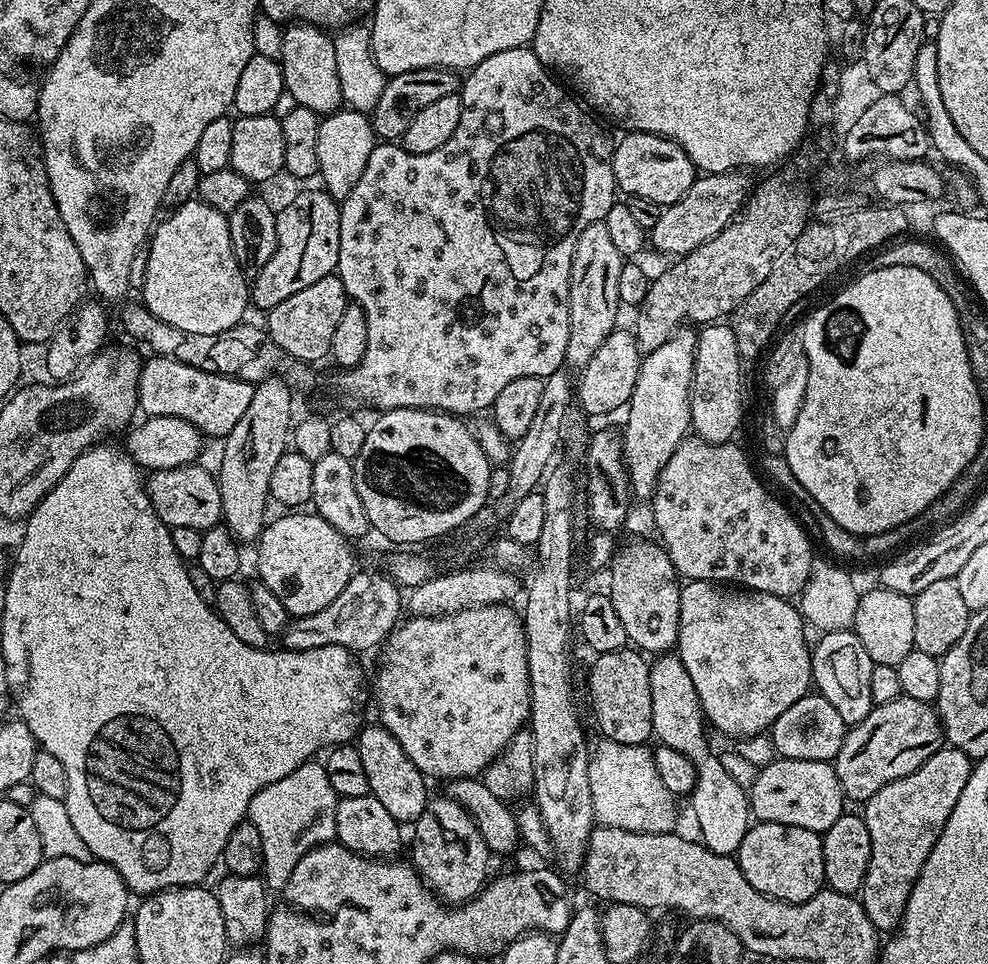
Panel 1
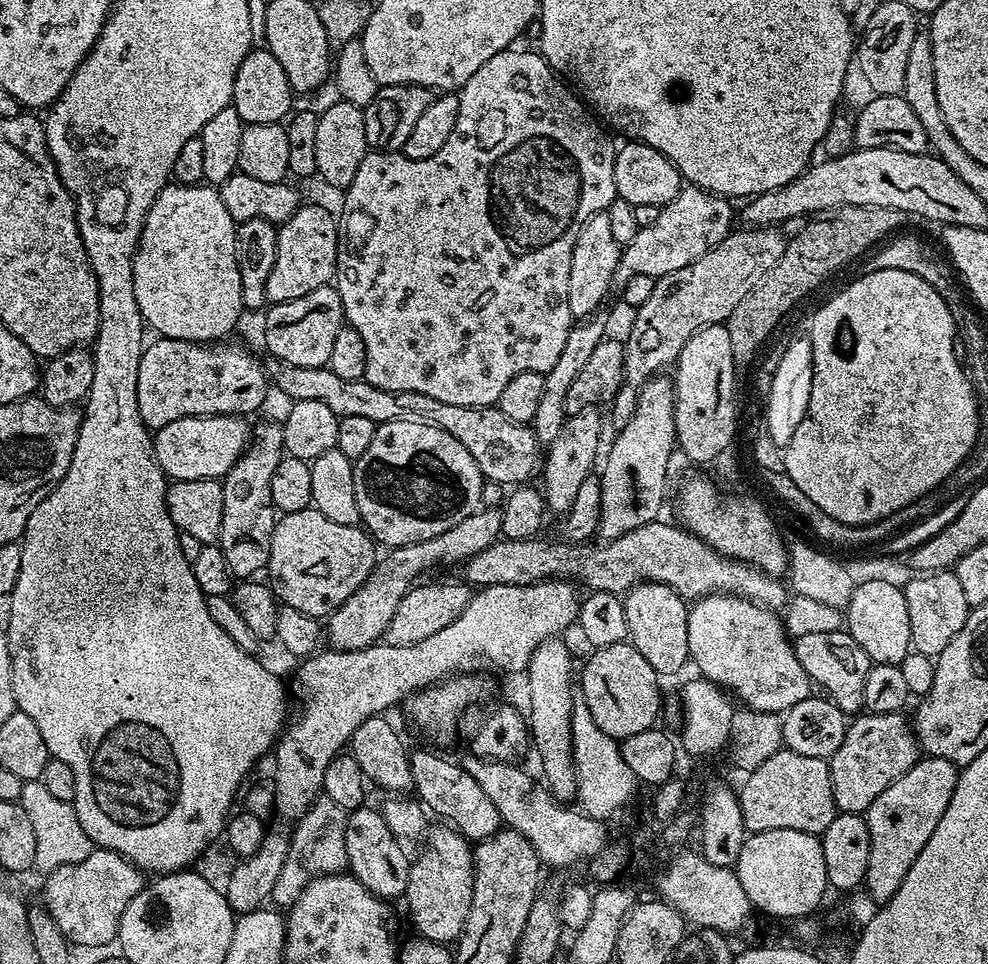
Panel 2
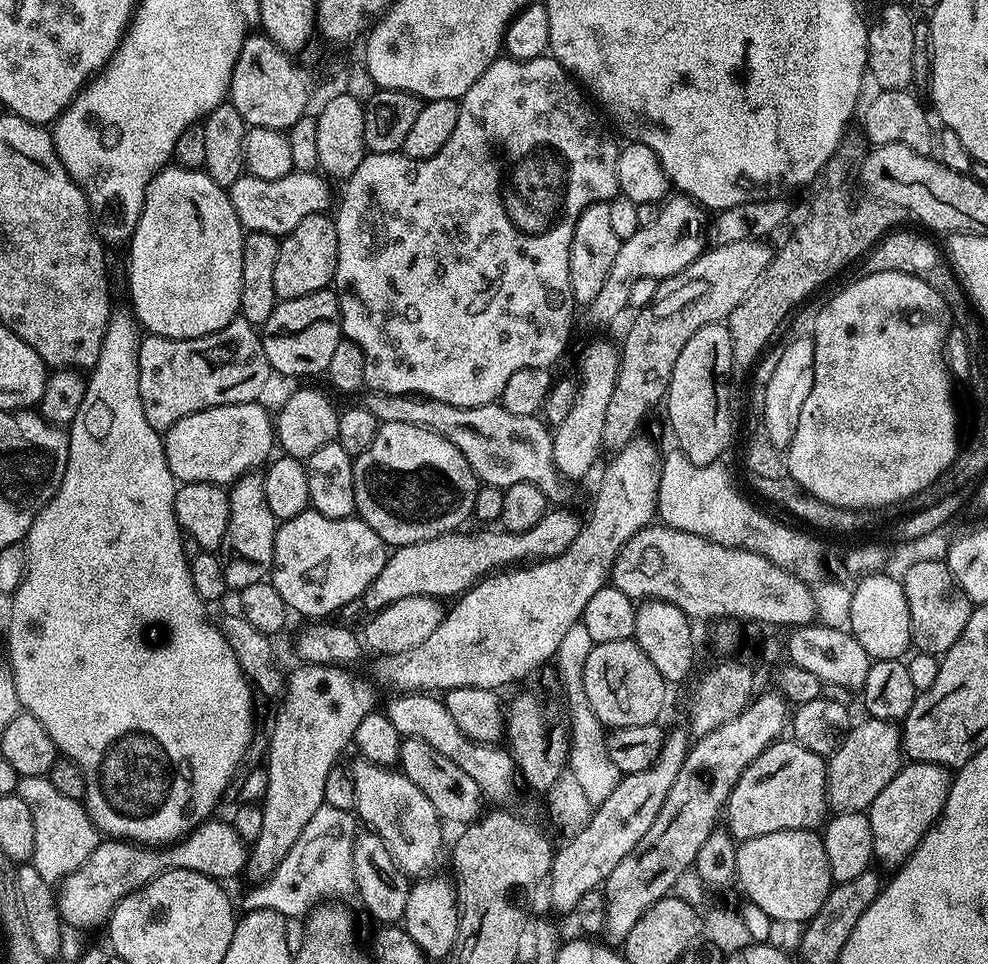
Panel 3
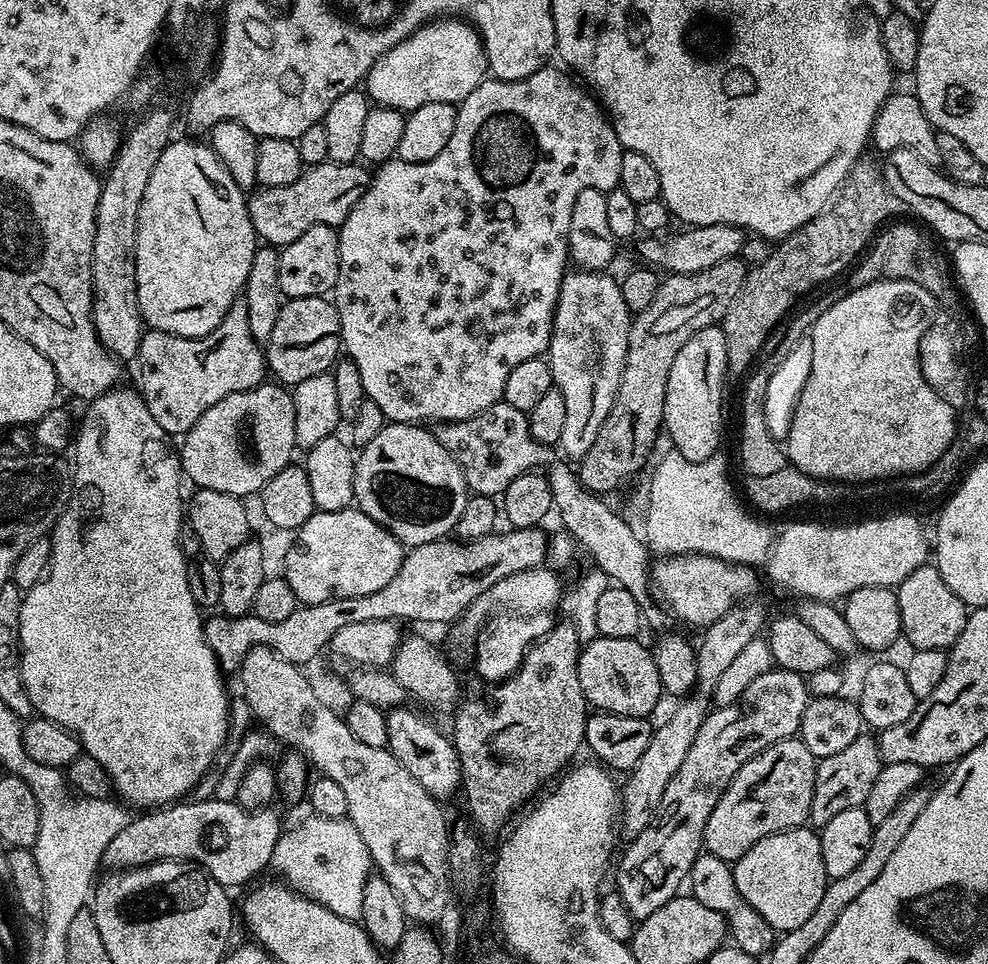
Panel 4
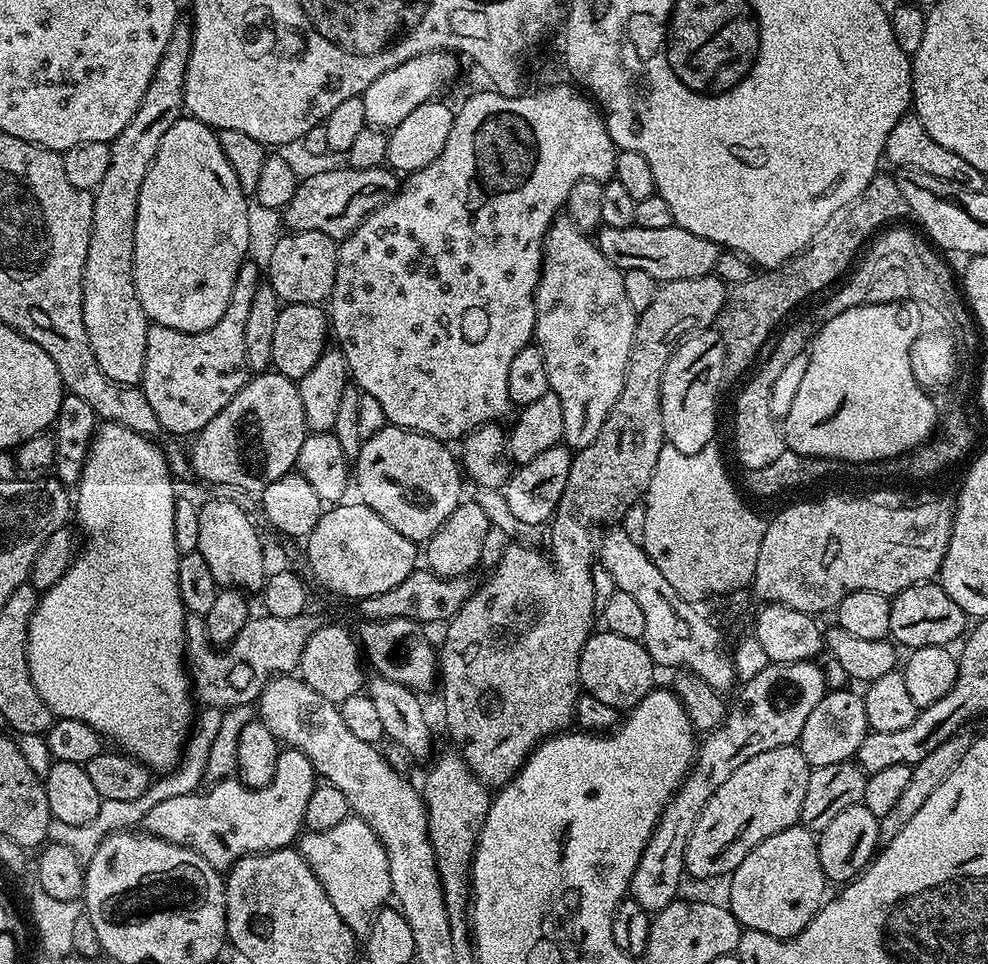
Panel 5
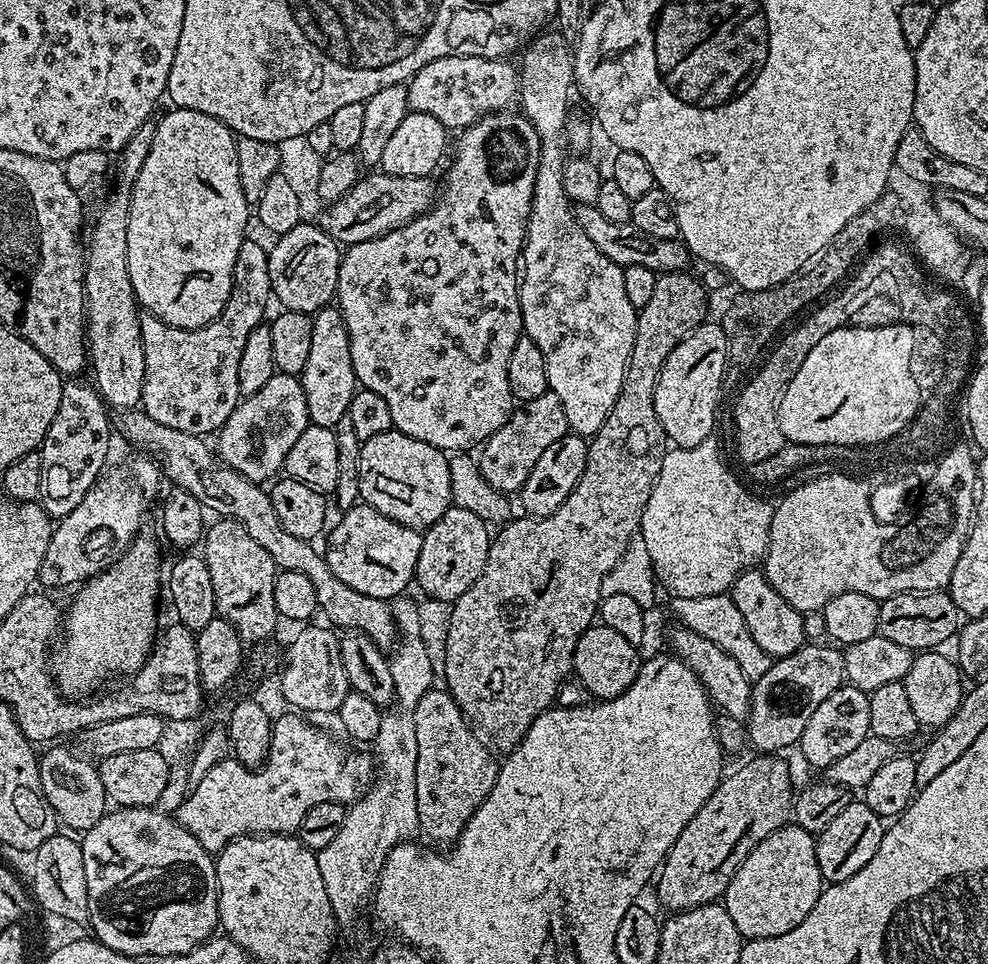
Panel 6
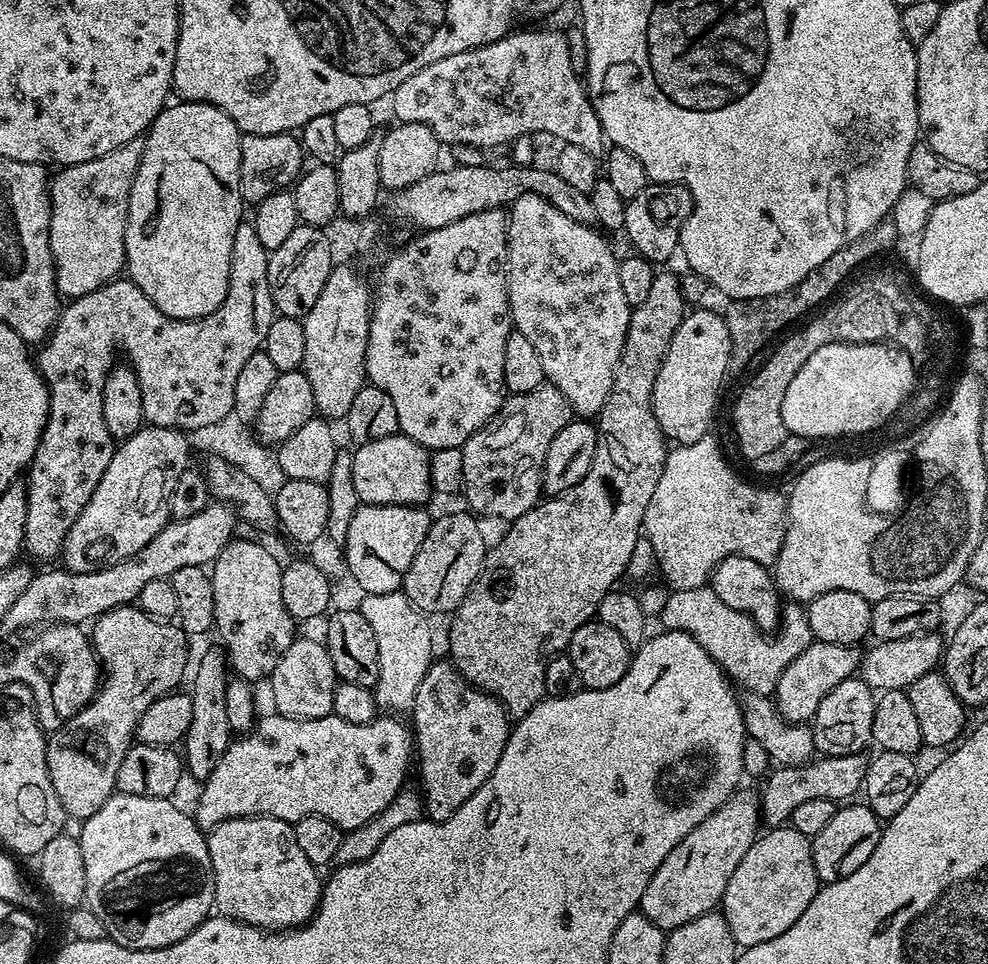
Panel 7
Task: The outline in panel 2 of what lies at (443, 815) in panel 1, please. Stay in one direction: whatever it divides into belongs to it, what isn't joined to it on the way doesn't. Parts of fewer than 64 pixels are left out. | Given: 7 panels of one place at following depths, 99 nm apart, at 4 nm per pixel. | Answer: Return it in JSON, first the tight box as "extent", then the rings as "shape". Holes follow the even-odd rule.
{"extent":[403,826,476,945],"shape":[[[451,826],[440,827],[444,828],[433,827],[427,833],[420,857],[411,861],[403,899],[408,900],[412,924],[423,939],[451,945],[464,933],[466,914],[470,914],[476,862],[473,845],[461,832]]]}

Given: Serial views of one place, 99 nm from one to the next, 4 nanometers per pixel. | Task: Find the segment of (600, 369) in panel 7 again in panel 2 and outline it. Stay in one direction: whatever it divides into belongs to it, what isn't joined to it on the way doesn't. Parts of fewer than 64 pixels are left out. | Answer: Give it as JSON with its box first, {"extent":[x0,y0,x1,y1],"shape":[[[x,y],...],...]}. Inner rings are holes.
{"extent":[542,407,600,514],"shape":[[[595,407],[585,408],[581,413],[568,416],[564,421],[562,430],[558,433],[558,438],[554,438],[554,442],[547,445],[546,455],[542,460],[542,476],[544,472],[542,491],[544,503],[549,513],[563,514],[569,512],[574,506],[574,498],[578,498],[578,490],[582,487],[582,482],[587,476],[593,475],[594,469],[592,467],[595,464],[597,467],[598,456],[596,460],[596,451],[600,448],[600,416],[598,412]]]}

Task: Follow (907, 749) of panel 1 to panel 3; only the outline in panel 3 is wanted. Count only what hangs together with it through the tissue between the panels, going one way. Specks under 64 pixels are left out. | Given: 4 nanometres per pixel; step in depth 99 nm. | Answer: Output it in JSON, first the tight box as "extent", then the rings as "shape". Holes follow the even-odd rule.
{"extent":[826,718,902,813],"shape":[[[864,718],[827,757],[826,794],[833,813],[864,812],[902,767],[901,729],[891,720]]]}

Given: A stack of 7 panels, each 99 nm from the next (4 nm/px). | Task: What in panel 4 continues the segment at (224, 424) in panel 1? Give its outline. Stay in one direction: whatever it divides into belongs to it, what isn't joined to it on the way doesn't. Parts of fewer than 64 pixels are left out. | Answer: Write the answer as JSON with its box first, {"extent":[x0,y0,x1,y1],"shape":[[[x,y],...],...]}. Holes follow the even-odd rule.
{"extent":[135,298,266,438],"shape":[[[242,298],[230,306],[228,317],[205,336],[145,331],[135,363],[140,364],[138,391],[150,414],[154,414],[154,422],[158,422],[158,426],[162,426],[162,430],[172,438],[183,437],[202,414],[222,398],[257,388],[266,380],[266,352],[261,341],[250,334],[246,302]]]}

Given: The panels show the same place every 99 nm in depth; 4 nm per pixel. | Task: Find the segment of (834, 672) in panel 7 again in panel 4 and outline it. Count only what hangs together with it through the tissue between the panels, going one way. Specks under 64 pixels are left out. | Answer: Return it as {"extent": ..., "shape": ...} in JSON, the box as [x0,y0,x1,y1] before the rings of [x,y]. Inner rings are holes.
{"extent":[616,666,809,921],"shape":[[[776,666],[771,672],[754,678],[750,686],[732,704],[713,707],[698,726],[698,734],[690,745],[682,766],[670,778],[666,794],[646,830],[631,837],[628,849],[620,860],[616,884],[622,902],[637,921],[654,910],[666,906],[685,887],[692,875],[694,862],[704,848],[704,831],[710,822],[718,798],[730,786],[734,774],[760,752],[765,752],[779,740],[793,739],[799,733],[802,714],[809,702],[808,682],[801,673]]]}

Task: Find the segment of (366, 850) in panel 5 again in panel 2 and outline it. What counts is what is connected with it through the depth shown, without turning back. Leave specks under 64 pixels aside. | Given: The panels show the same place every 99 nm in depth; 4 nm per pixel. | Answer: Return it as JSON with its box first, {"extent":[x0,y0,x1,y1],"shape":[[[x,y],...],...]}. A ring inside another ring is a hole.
{"extent":[270,795,348,906],"shape":[[[323,795],[308,807],[306,815],[296,821],[292,829],[288,857],[282,866],[282,874],[278,874],[278,878],[274,882],[274,890],[270,895],[273,905],[291,906],[313,880],[345,871],[348,862],[346,858],[347,821],[348,817],[342,810],[342,806],[330,802],[330,798]]]}

